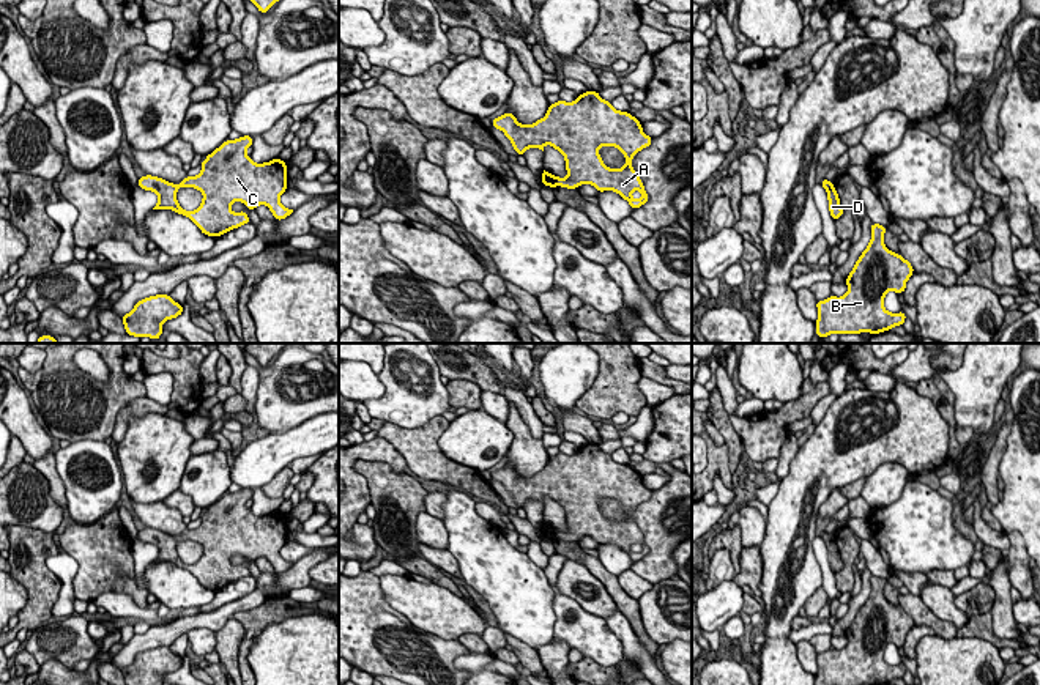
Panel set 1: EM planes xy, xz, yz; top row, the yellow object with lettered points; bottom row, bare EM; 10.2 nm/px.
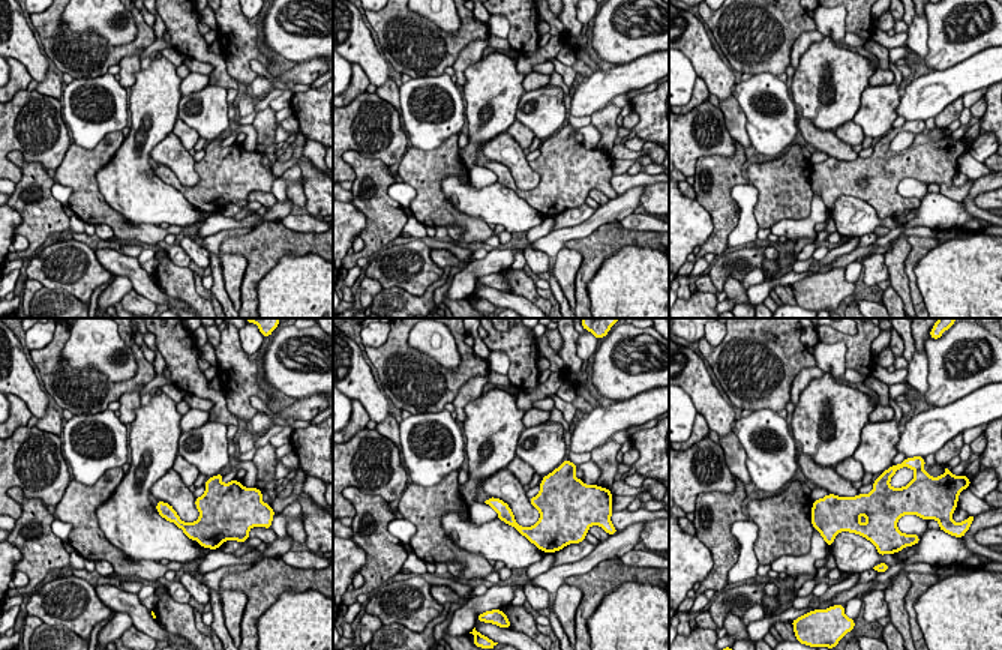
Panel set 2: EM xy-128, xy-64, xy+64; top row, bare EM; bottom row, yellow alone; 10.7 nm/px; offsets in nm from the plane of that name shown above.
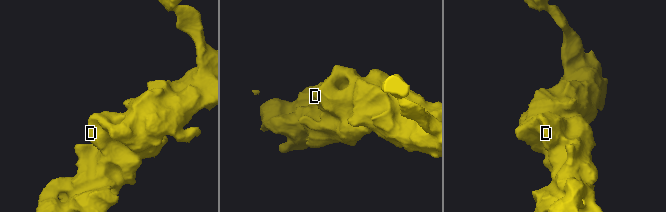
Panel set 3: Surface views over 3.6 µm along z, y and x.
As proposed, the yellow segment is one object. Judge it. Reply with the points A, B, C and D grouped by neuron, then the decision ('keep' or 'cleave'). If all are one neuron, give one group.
groups A B C D; keep

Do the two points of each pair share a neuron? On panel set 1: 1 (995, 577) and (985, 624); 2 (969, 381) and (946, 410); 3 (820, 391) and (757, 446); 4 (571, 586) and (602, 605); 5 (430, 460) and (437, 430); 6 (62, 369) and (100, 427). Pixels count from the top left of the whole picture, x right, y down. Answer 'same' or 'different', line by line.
1: different
2: different
3: same
4: same
5: same
6: same

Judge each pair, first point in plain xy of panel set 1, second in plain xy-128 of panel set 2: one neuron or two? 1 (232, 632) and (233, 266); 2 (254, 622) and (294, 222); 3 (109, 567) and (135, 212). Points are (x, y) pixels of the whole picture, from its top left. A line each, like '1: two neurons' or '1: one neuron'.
1: one neuron
2: two neurons
3: two neurons

